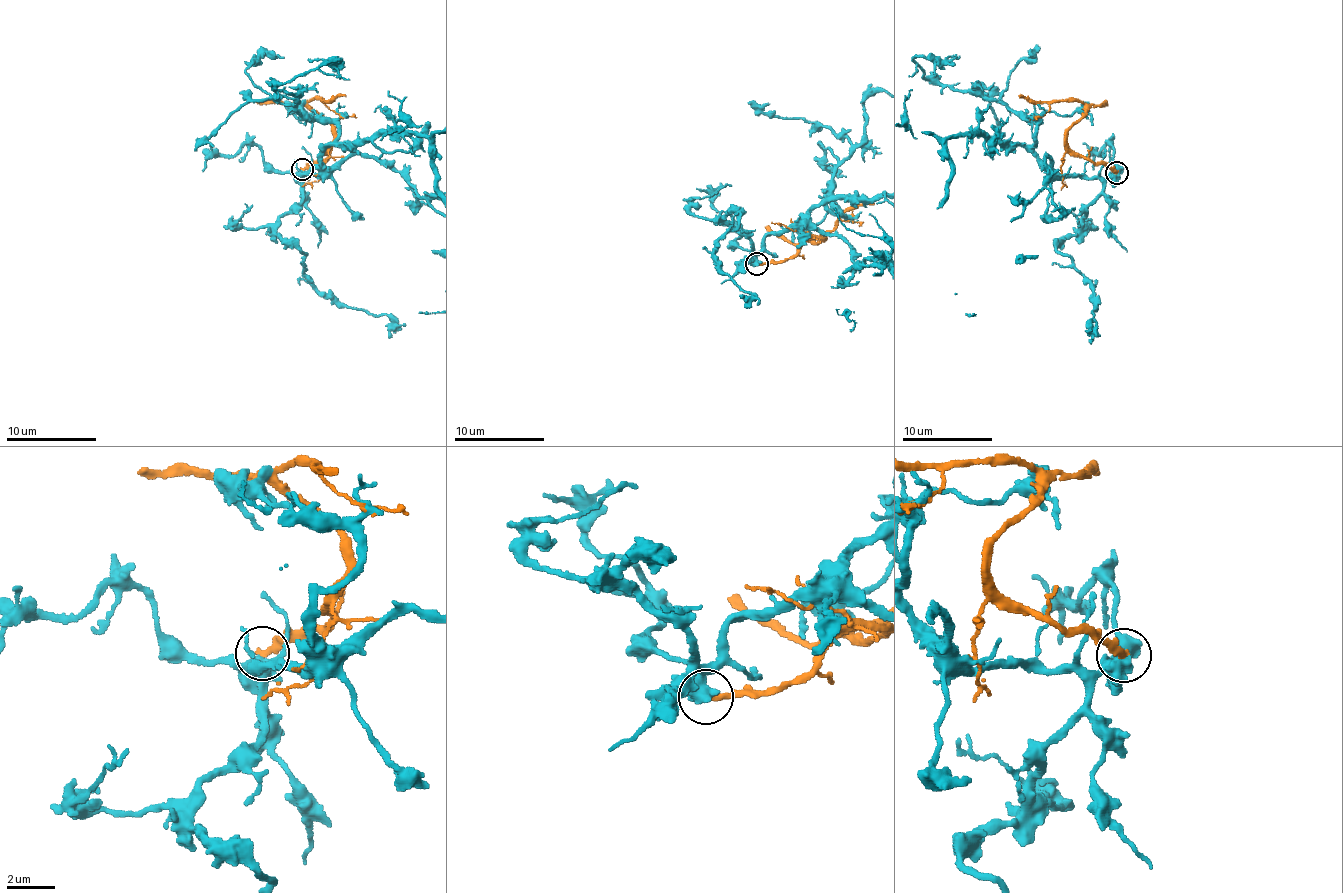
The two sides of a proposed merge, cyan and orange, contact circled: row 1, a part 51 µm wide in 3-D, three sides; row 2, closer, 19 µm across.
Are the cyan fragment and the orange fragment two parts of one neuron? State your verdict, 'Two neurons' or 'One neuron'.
Two neurons

